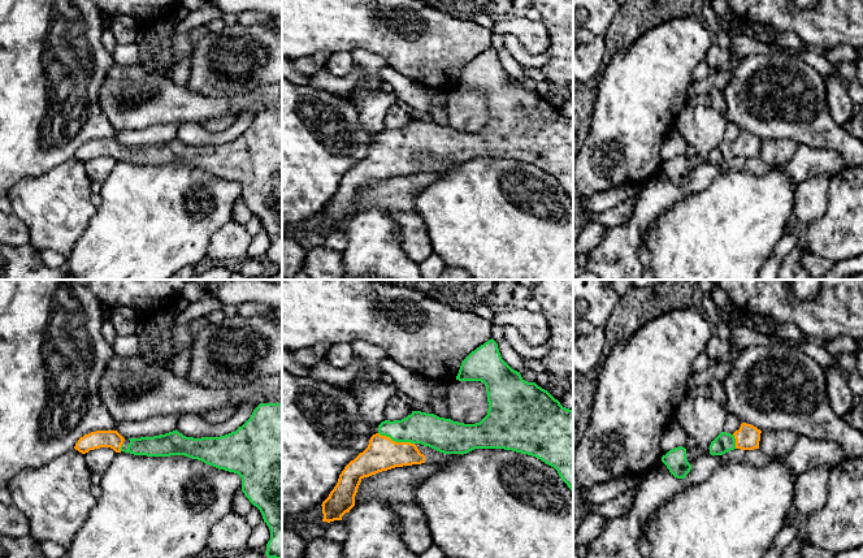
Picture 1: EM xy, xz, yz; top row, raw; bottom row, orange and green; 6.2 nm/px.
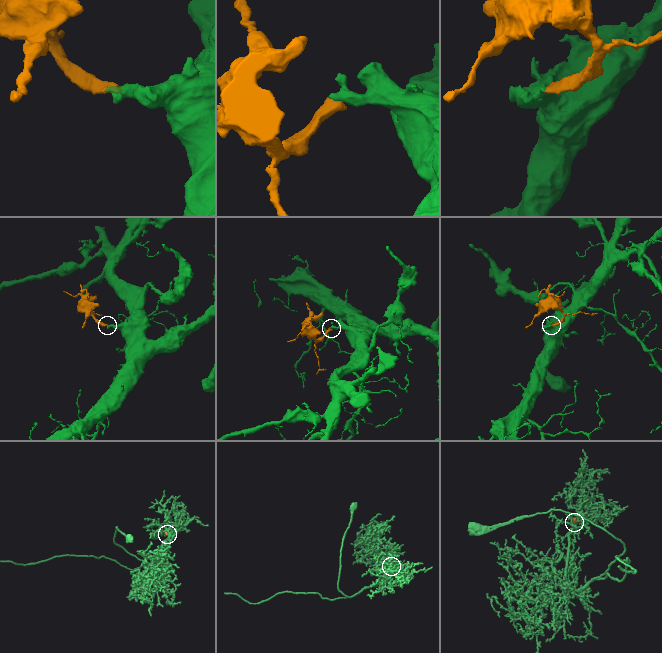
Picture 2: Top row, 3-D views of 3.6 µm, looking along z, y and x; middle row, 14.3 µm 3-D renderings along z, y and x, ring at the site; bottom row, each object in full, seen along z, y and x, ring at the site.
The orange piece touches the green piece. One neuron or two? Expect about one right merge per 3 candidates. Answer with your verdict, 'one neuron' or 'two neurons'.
one neuron

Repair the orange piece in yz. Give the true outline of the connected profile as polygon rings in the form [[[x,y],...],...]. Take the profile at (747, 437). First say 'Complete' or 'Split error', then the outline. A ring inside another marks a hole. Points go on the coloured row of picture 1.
Split error. [[[742,423],[733,434],[721,432],[710,445],[711,455],[723,455],[730,450],[759,449],[762,431],[751,424]]]

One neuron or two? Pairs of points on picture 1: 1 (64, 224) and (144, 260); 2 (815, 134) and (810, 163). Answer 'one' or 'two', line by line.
1: two
2: two

